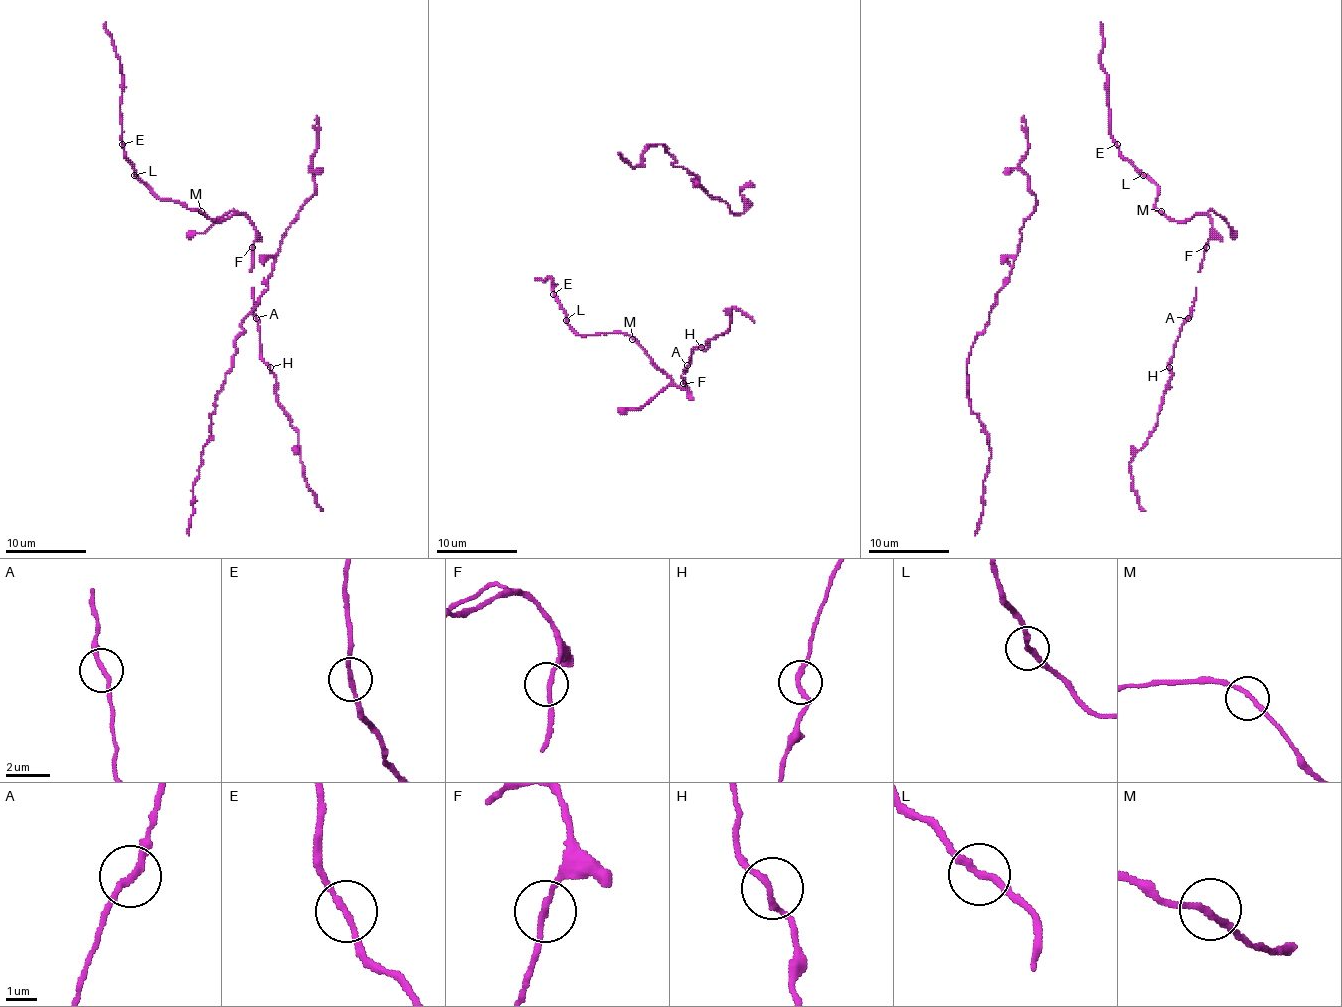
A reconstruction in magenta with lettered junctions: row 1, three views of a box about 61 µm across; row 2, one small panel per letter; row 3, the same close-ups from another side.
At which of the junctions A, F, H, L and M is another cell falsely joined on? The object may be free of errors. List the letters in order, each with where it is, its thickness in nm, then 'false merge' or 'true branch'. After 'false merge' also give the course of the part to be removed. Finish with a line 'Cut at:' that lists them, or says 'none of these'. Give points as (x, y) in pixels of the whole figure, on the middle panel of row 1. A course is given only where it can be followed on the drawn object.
A: (687, 365) | 200 nm | true branch
F: (683, 383) | 180 nm | true branch
H: (701, 347) | 200 nm | true branch
L: (566, 320) | 200 nm | true branch
M: (632, 339) | 190 nm | true branch
Cut at: none of these

